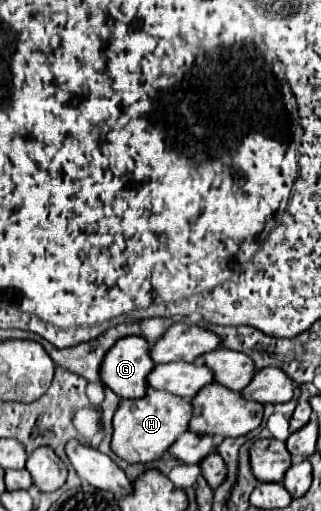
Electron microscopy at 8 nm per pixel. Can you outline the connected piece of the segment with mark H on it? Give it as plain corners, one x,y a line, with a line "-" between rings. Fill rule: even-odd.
150,388
144,398
122,400
114,414
112,450
128,464
148,464
162,458
170,446
188,430
192,418
192,404
186,398
166,394
164,390

